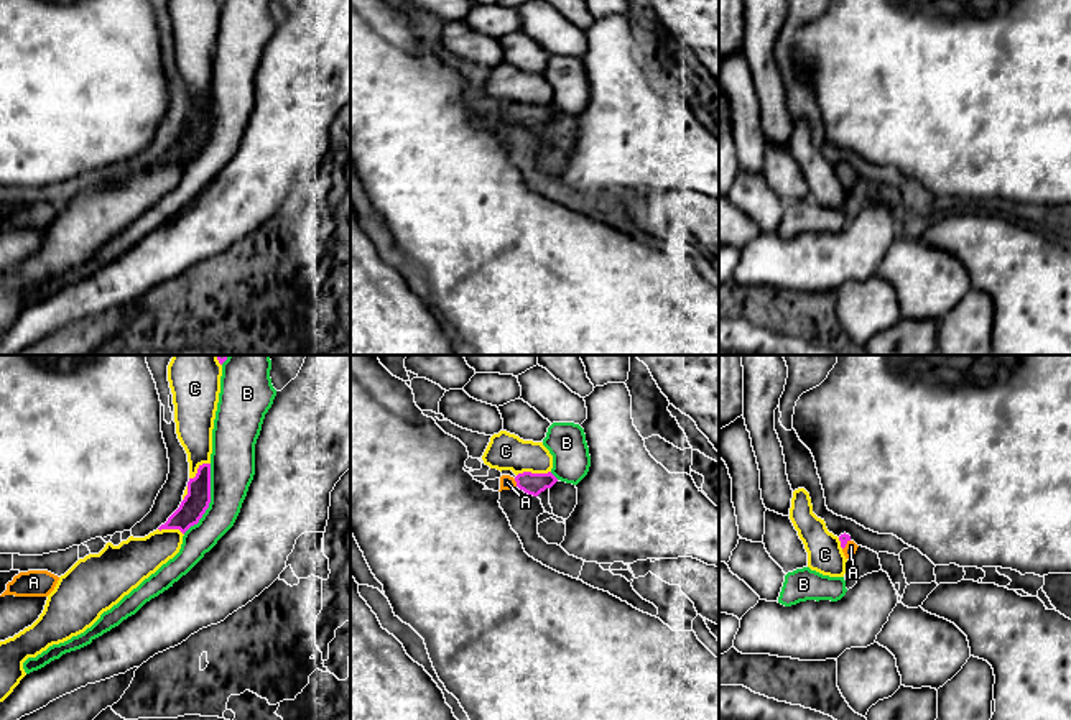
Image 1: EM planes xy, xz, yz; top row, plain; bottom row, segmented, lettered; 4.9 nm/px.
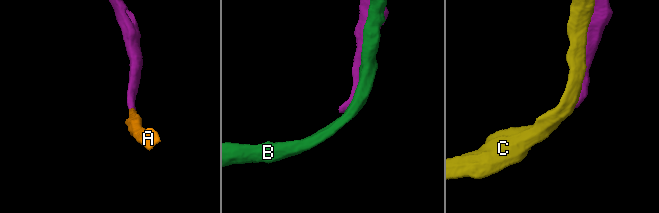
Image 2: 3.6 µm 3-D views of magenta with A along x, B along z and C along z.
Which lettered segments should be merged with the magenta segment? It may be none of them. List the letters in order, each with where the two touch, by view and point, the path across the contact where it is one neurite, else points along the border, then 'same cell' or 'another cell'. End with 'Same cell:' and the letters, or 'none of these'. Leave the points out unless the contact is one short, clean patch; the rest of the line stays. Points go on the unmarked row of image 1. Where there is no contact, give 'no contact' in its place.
A: meets magenta in xz at (515, 112); runs through xz (533, 115), (515, 112), (507, 114); same cell
B: meets magenta in xy at (209, 132); another cell
C: meets magenta in xz at (533, 106); another cell
Same cell: A

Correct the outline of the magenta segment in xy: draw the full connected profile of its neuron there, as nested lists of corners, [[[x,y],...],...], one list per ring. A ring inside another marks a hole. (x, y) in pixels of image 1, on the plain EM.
[[[202,95],[188,113],[188,127],[179,140],[158,161],[179,161],[183,166],[199,155],[211,135],[211,95]]]

